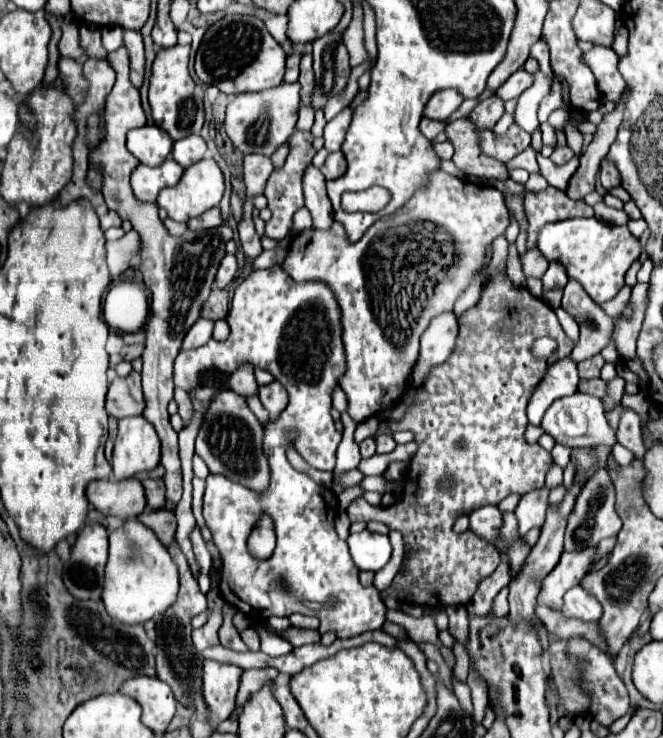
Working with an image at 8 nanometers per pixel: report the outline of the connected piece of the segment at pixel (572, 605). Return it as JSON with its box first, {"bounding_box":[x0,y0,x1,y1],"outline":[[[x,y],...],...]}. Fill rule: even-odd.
{"bounding_box":[562,585,602,619],"outline":[[[580,585],[570,589],[564,595],[564,607],[562,607],[564,617],[576,617],[576,619],[588,619],[588,617],[600,617],[602,615],[602,605],[594,595],[590,595],[586,589]]]}

